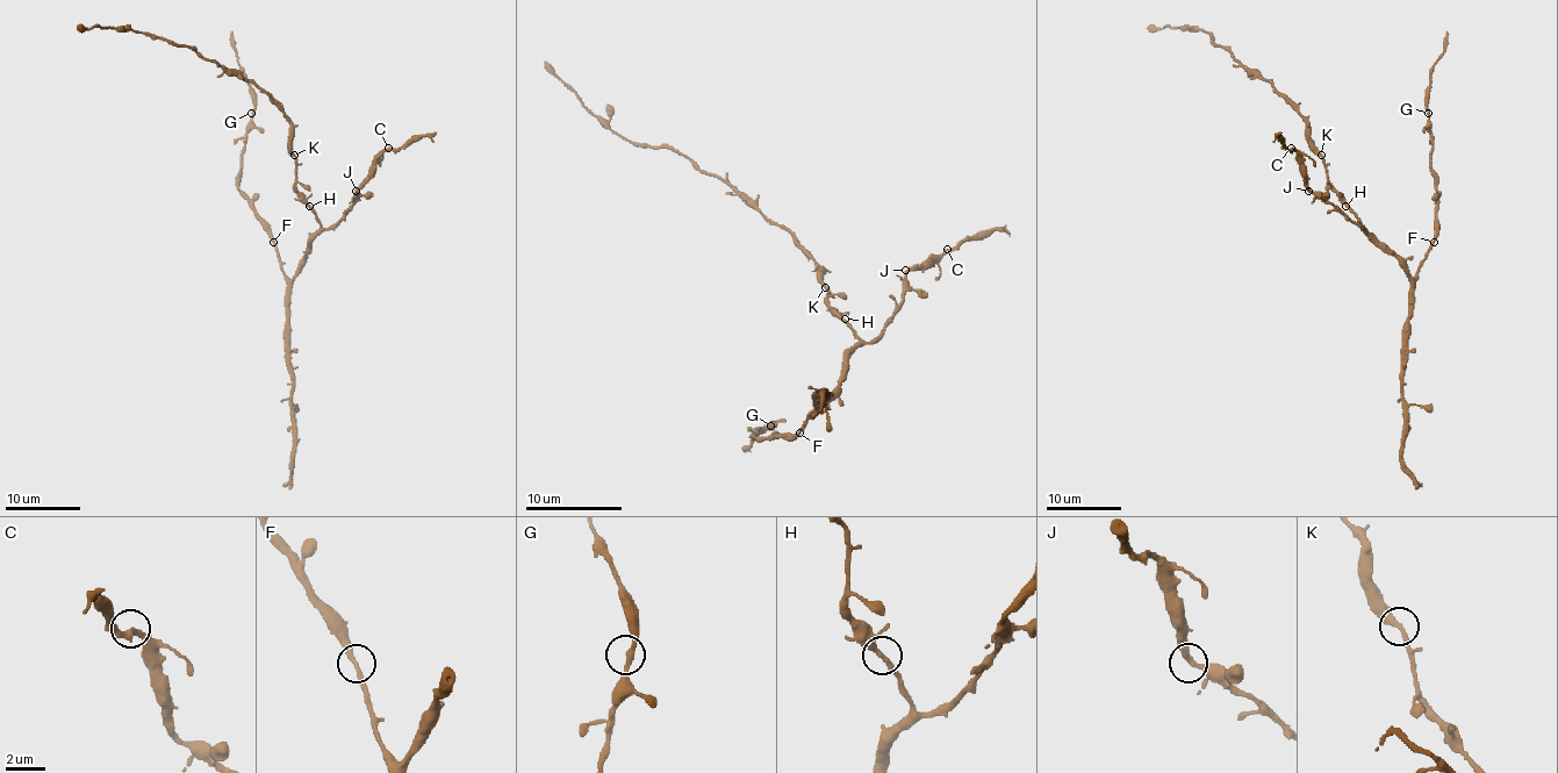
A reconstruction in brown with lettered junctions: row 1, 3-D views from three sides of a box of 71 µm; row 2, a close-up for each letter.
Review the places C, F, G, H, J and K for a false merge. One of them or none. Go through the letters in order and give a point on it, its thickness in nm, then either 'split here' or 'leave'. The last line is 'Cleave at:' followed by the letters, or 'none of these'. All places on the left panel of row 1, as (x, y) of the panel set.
C: place (388, 148); calibre 280 nm; leave
F: place (273, 242); calibre 260 nm; leave
G: place (251, 113); calibre 240 nm; leave
H: place (309, 206); calibre 280 nm; leave
J: place (356, 191); calibre 280 nm; leave
K: place (294, 155); calibre 280 nm; leave
Cleave at: none of these

